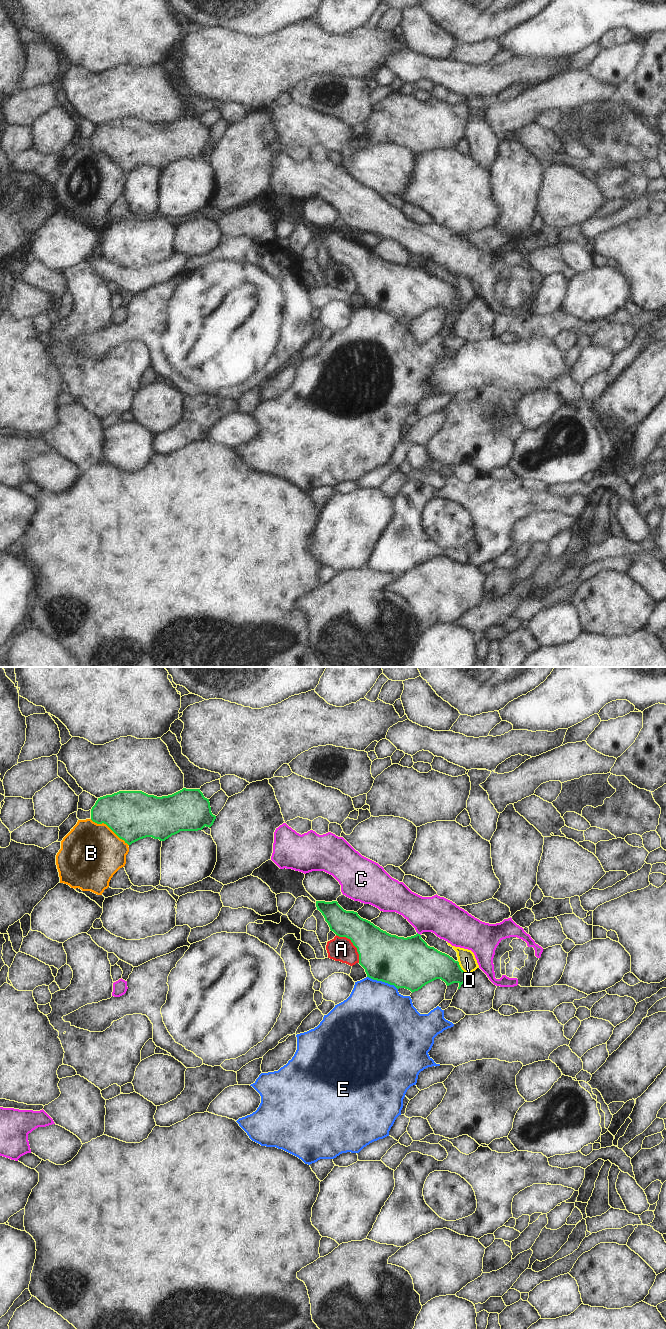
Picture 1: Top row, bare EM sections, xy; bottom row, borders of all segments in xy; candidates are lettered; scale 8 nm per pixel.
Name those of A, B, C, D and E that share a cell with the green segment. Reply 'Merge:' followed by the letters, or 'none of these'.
Merge: none of these

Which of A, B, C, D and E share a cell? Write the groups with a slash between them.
A / B / C / D / E

